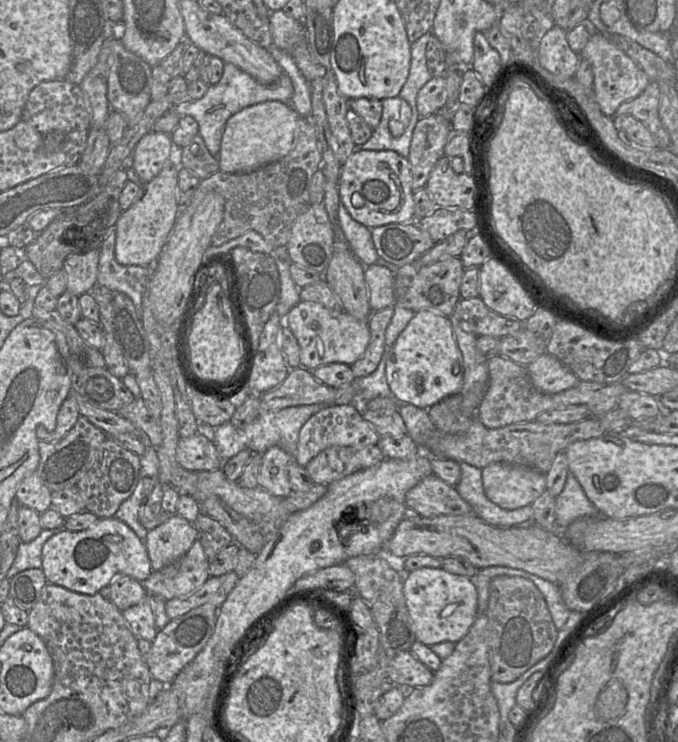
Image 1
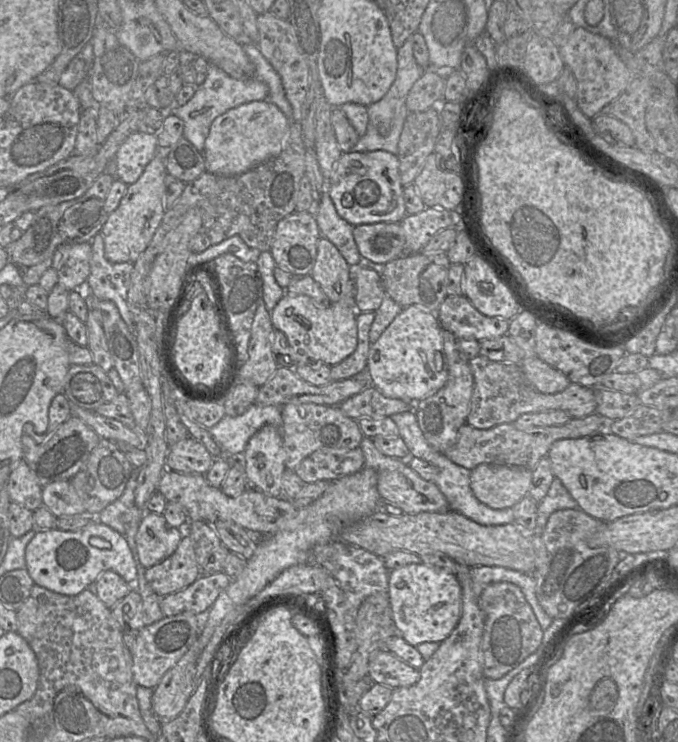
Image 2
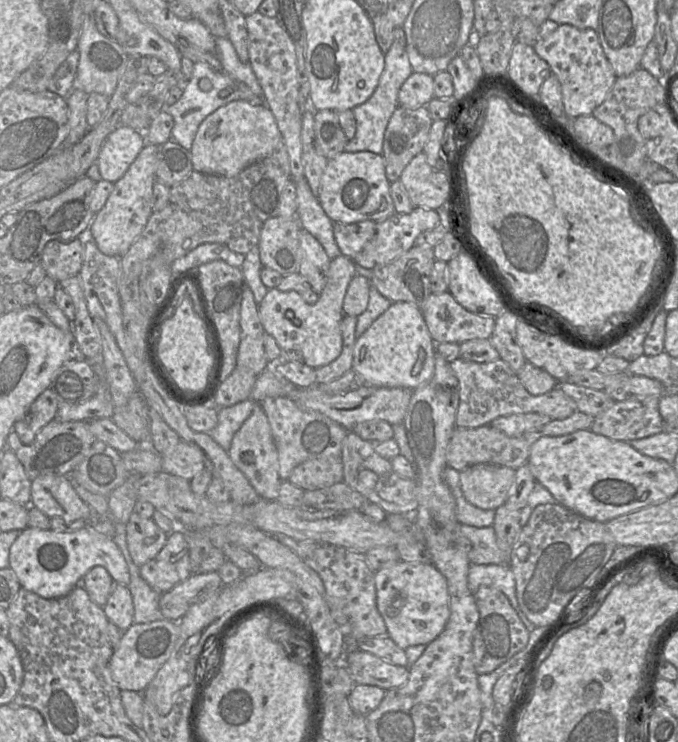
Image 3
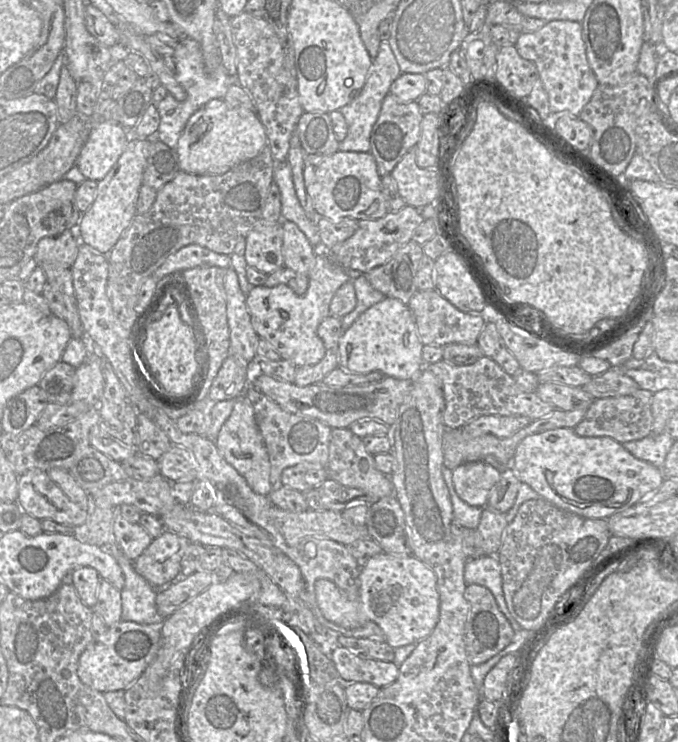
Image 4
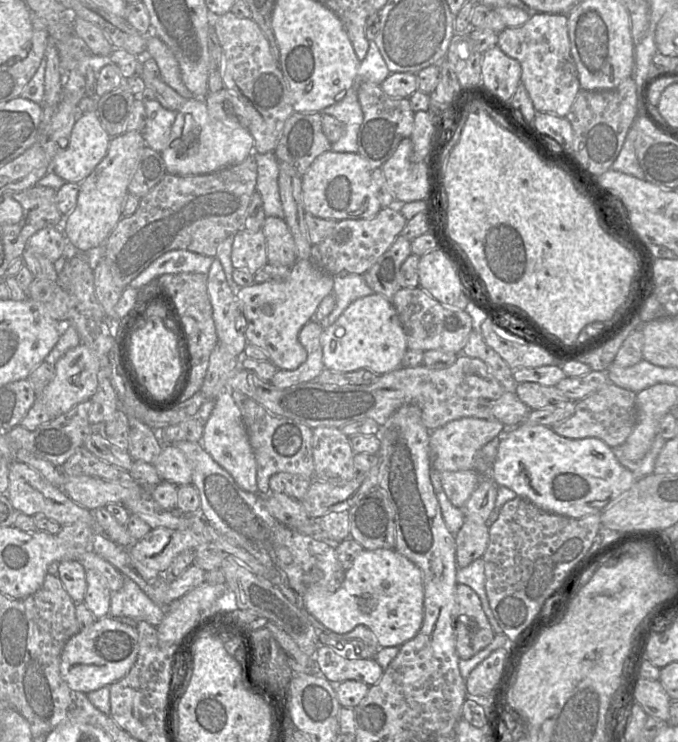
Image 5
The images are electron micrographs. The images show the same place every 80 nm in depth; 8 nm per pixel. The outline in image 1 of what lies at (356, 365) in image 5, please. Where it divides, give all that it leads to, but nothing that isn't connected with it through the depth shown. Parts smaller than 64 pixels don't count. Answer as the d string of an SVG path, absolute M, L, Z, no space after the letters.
M427 310L415 312L385 353L385 376L397 402L423 409L458 393L463 385L463 364L450 317Z

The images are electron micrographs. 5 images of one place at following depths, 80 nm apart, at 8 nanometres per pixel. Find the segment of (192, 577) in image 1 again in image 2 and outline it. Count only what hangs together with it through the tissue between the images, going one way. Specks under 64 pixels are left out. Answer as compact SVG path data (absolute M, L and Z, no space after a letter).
M187 533L172 555L144 571L147 584L160 597L185 589L200 575L201 566L197 563L194 545Z

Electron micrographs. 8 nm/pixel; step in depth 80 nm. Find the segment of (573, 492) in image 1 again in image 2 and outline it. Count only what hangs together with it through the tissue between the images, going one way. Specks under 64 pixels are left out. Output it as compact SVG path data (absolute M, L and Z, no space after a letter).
M555 478L547 495L539 502L537 525L533 530L533 536L540 536L549 516L563 509L578 509L578 504L561 481Z

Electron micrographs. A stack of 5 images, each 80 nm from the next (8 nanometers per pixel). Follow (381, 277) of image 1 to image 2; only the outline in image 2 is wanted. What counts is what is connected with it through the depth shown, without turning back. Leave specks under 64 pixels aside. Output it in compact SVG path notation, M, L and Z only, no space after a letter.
M350 266L354 281L354 308L358 313L375 312L386 297L381 274L364 266Z

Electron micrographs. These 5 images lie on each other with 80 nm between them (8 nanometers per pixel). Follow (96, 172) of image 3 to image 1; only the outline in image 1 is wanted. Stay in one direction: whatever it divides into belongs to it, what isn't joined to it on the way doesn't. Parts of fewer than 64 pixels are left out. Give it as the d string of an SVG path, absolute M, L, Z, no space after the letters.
M151 131L137 143L131 169L140 180L150 181L155 178L166 165L171 165L171 153L175 146L171 136L166 133Z

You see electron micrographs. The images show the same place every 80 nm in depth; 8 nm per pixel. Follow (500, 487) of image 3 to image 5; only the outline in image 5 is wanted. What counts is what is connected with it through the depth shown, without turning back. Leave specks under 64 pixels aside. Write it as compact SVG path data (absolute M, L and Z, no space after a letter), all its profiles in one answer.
M474 470L445 471L440 476L445 495L458 508L464 507L466 501L483 479Z

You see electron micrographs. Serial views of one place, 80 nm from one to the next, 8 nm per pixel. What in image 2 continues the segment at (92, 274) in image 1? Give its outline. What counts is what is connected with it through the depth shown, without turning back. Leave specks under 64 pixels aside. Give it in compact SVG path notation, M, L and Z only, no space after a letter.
M90 243L62 244L53 256L52 268L57 271L58 284L74 291L90 274L92 248Z

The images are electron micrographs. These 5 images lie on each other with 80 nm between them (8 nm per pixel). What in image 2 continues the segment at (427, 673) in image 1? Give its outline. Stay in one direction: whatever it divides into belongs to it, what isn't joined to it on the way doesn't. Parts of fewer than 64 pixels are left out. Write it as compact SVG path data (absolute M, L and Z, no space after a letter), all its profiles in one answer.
M375 650L370 655L369 674L375 684L386 685L393 689L415 685L421 676L419 669L382 650Z

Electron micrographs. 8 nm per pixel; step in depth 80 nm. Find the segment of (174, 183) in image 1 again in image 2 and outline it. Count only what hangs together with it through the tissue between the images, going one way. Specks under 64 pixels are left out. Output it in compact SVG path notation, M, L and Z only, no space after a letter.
M158 147L153 159L137 181L129 184L126 194L110 212L100 234L104 240L105 256L111 262L134 262L146 249L166 211L164 191L167 172L164 158L169 147Z

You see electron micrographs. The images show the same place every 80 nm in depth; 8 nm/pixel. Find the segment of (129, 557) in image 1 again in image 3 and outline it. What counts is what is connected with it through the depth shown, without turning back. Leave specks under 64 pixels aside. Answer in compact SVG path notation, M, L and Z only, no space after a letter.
M92 526L76 532L28 527L20 532L9 551L9 568L17 575L21 587L47 599L68 595L97 566L104 567L115 583L129 584L127 562L113 537L98 532Z

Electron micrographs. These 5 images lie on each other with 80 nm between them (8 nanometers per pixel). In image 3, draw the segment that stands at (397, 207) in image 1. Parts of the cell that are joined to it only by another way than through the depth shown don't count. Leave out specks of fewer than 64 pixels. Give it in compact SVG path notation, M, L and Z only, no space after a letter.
M343 151L329 159L321 176L316 197L334 224L367 220L381 222L396 213L390 195L390 183L381 154Z

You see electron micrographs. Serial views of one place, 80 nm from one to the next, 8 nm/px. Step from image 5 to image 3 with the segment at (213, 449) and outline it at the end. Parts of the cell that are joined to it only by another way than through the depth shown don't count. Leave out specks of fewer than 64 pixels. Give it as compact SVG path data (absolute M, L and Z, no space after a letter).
M259 404L235 433L227 453L236 467L247 477L259 497L275 500L279 493L279 459L268 418Z

